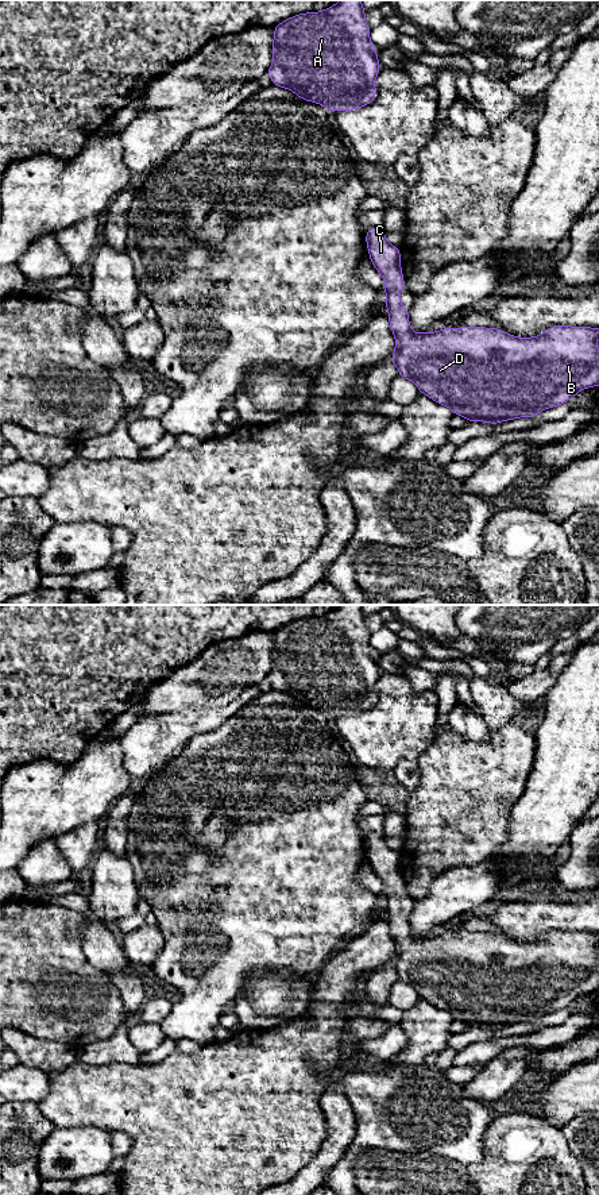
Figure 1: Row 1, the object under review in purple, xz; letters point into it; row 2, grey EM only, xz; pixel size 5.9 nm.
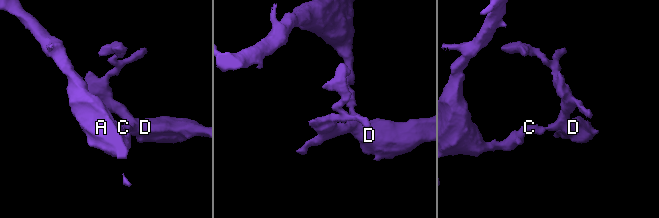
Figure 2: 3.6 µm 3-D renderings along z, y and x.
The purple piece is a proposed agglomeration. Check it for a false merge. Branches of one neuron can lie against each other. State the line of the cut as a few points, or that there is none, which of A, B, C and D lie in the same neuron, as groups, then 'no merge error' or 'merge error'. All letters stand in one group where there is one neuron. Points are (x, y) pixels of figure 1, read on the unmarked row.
no cut; A B C D; no merge error

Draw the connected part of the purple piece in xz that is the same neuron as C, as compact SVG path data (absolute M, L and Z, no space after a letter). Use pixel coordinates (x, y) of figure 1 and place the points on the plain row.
M384 833L366 836L366 849L372 871L383 882L386 915L395 942L390 967L401 982L411 986L420 998L448 1011L468 1028L499 1029L534 1022L545 1014L568 1007L579 997L599 991L599 933L553 930L537 941L519 942L499 933L447 932L436 937L413 937L409 914L402 913L399 895L406 894L401 855L384 840Z

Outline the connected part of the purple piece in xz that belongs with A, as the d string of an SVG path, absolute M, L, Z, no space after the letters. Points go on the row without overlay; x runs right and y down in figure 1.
M340 605L318 617L294 620L274 632L273 668L267 679L273 690L294 697L301 705L324 710L333 717L359 714L375 705L375 683L380 676L376 652L370 645L370 637L362 605Z

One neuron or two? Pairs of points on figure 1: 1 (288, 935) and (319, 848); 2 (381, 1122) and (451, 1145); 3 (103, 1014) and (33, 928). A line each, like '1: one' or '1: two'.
1: one
2: one
3: one

